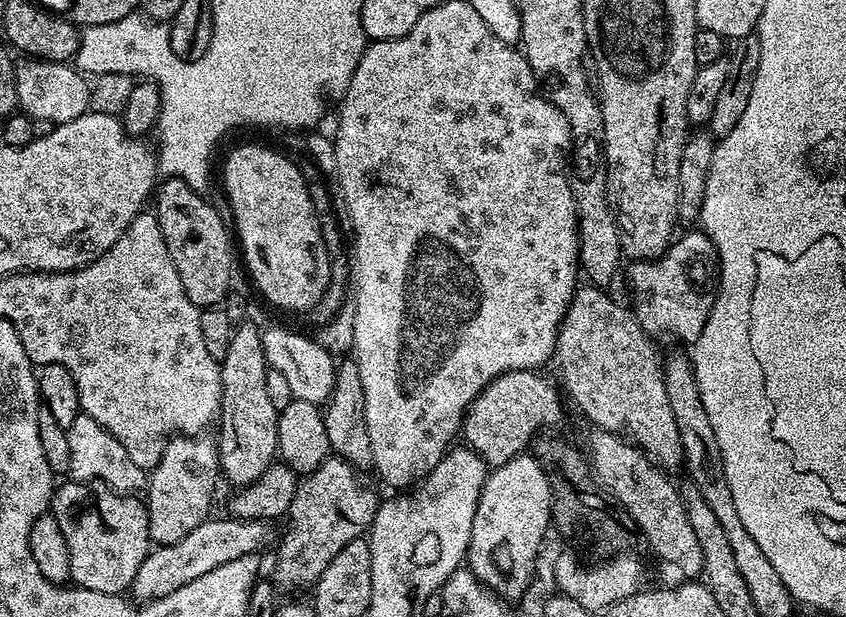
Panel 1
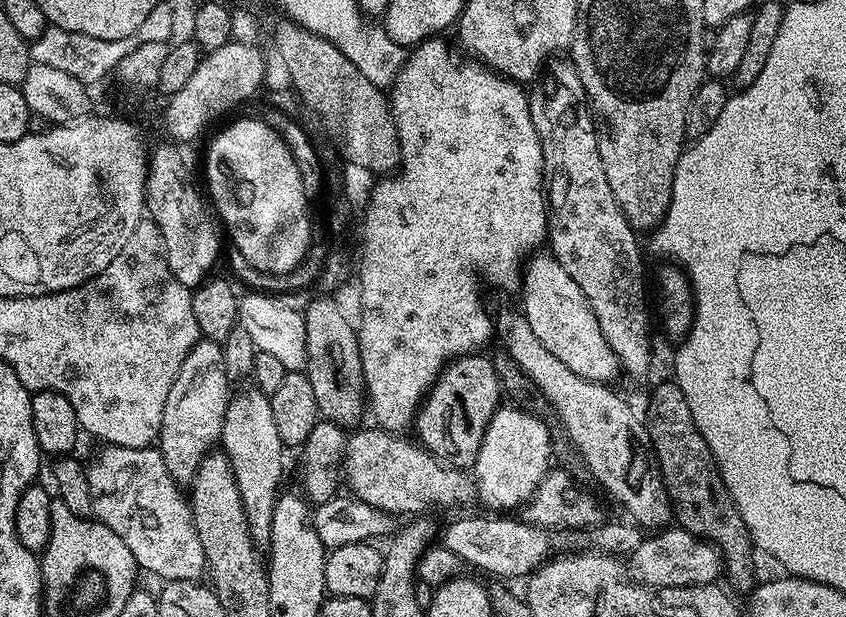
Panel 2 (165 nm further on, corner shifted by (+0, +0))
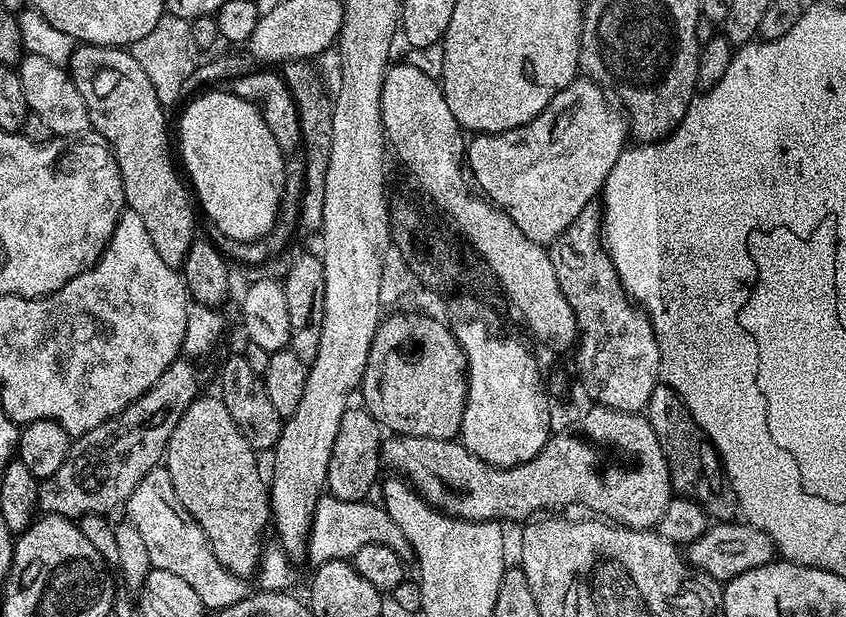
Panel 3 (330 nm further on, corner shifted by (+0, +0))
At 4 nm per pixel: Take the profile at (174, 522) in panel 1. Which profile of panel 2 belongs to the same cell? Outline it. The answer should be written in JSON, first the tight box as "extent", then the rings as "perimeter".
{"extent":[158,340,230,486],"perimeter":[[[197,340],[190,354],[186,354],[174,378],[174,386],[170,386],[170,394],[166,394],[158,447],[166,470],[170,470],[180,486],[187,485],[196,477],[198,466],[217,447],[222,434],[222,422],[226,418],[226,406],[230,399],[230,381],[223,365],[221,345],[218,340]]]}

